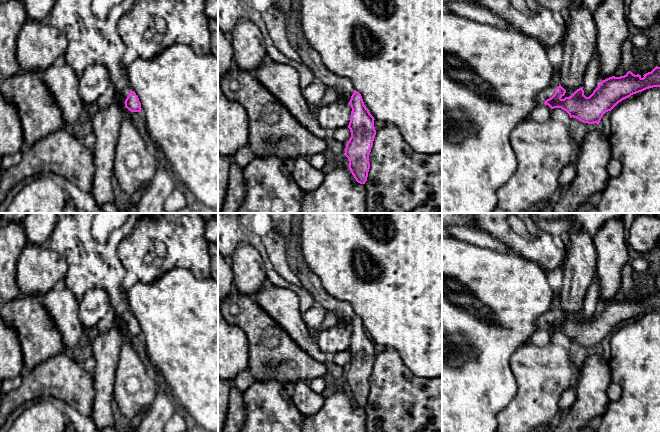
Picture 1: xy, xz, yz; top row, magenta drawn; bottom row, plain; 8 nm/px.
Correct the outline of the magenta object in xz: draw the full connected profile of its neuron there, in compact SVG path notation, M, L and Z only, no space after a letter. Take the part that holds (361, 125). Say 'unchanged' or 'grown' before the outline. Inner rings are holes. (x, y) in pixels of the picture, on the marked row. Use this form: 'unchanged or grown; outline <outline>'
grown; outline M291 9L285 19L285 27L290 45L298 52L302 61L313 72L316 79L336 90L341 99L348 101L352 111L348 128L351 137L346 144L344 155L348 158L349 169L360 184L365 184L370 169L369 154L376 135L374 117L364 105L362 96L348 78L330 72L320 55L311 47L302 30L300 11Z

